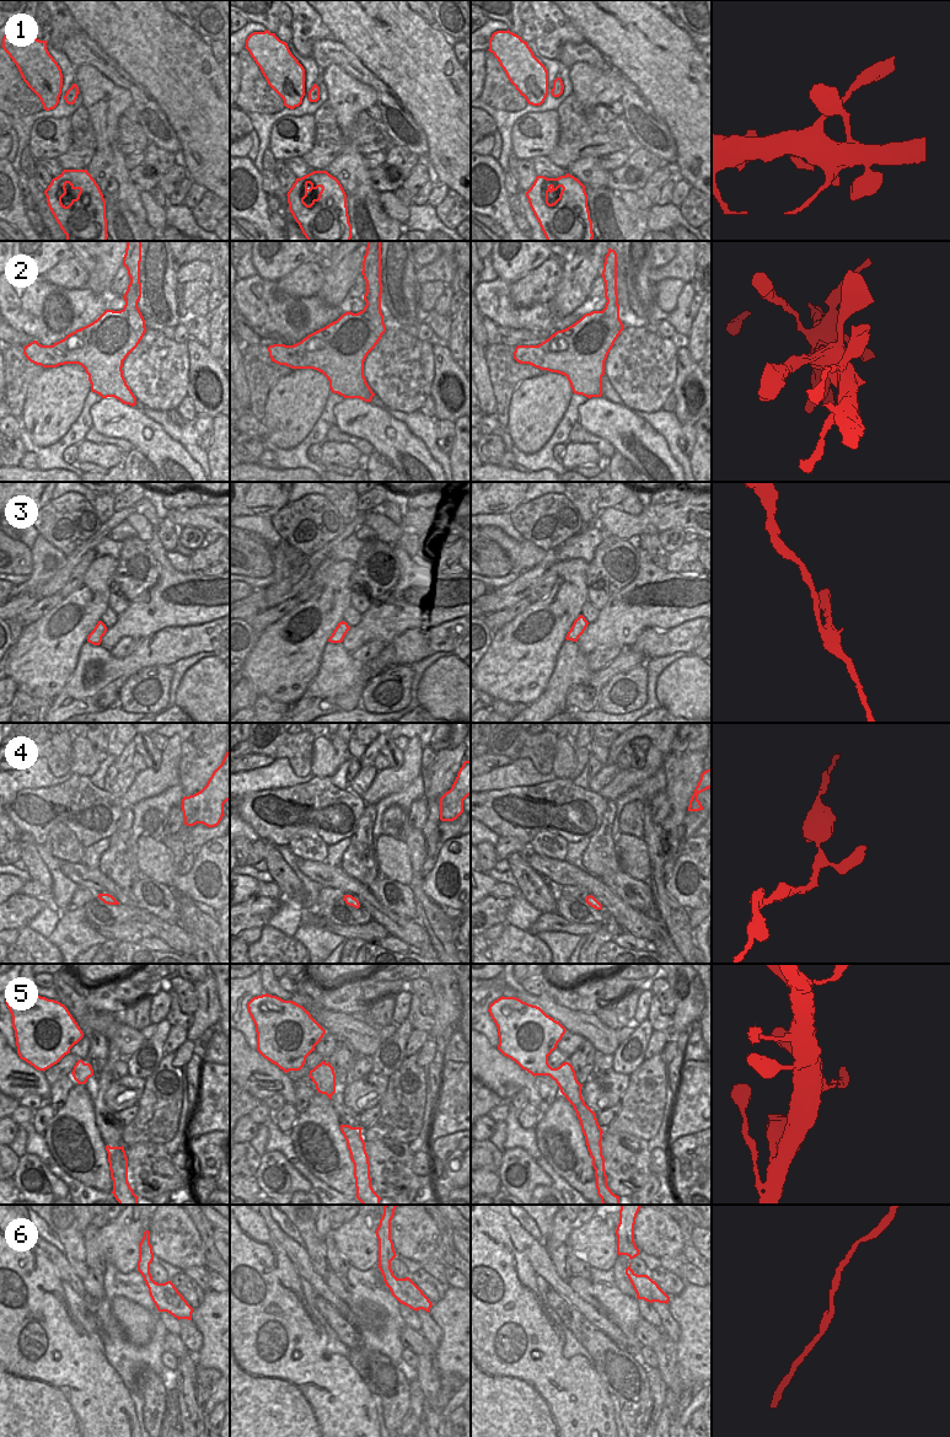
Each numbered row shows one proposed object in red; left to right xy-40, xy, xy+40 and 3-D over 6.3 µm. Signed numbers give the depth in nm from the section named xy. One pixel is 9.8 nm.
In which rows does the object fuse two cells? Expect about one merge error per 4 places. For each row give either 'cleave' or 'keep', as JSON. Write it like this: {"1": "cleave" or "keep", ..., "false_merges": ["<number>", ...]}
{"1": "keep", "2": "keep", "3": "keep", "4": "keep", "5": "cleave", "6": "keep", "false_merges": ["5"]}

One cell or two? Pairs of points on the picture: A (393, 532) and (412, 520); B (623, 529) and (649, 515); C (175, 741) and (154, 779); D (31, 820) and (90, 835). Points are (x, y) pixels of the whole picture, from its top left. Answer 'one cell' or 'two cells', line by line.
A: one cell
B: one cell
C: one cell
D: one cell

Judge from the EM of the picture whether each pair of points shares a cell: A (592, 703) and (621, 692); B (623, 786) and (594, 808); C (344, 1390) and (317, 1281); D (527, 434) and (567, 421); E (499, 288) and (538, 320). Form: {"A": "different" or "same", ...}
{"A": "different", "B": "different", "C": "different", "D": "different", "E": "same"}

